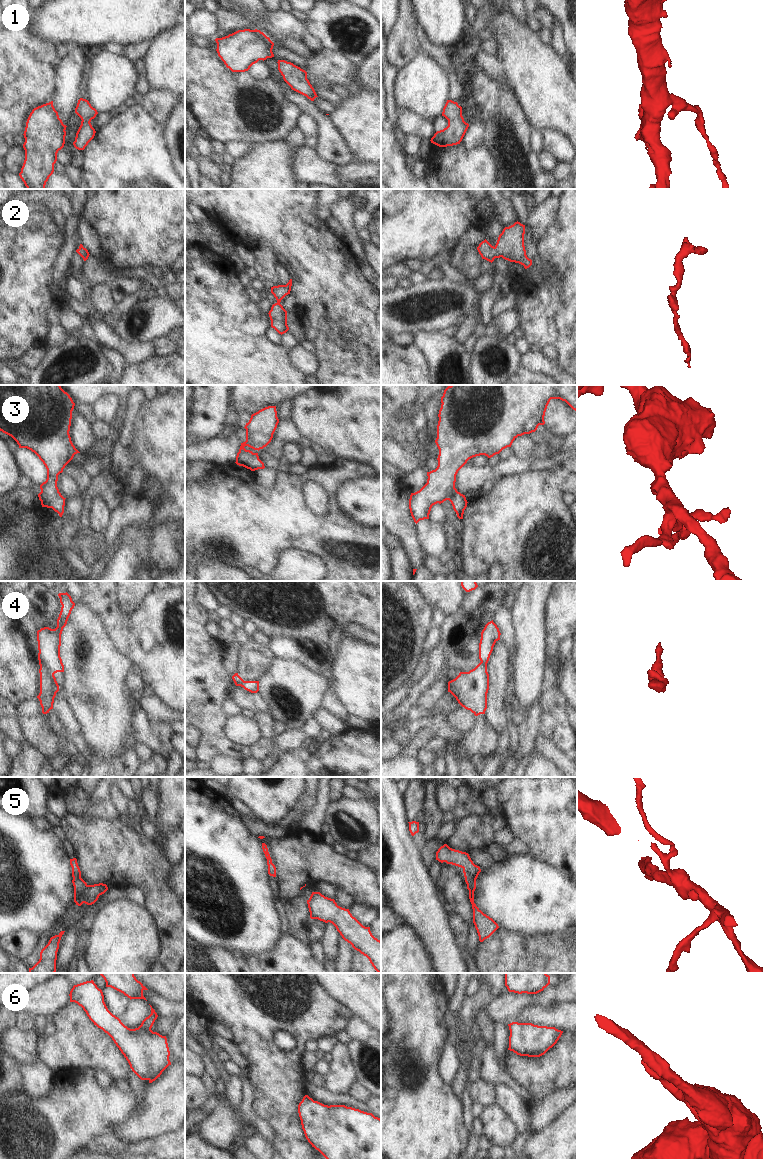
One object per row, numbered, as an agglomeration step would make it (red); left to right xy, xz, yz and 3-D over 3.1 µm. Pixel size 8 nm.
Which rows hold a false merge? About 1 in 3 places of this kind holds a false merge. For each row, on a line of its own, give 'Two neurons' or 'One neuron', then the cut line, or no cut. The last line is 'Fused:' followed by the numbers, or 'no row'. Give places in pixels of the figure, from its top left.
1: One neuron. No split
2: One neuron. No split
3: One neuron. No split
4: Two neurons. Split along xy (39, 660), (44, 662), (53, 674)
5: One neuron. No split
6: One neuron. No split
Fused: 4.

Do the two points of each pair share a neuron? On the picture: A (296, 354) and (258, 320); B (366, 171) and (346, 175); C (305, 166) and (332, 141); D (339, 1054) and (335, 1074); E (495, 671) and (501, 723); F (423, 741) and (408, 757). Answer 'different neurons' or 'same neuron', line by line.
A: different neurons
B: same neuron
C: different neurons
D: same neuron
E: same neuron
F: same neuron

